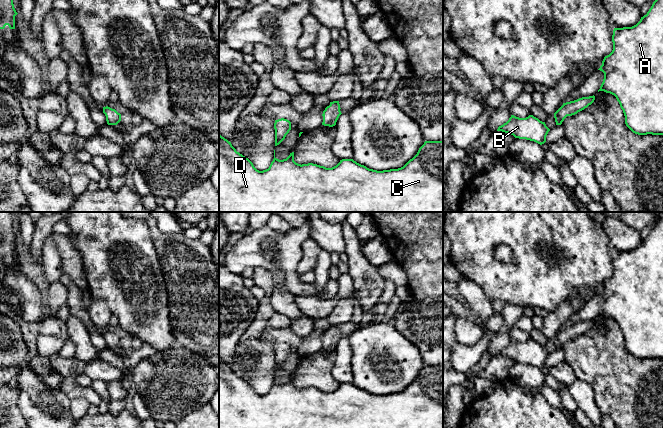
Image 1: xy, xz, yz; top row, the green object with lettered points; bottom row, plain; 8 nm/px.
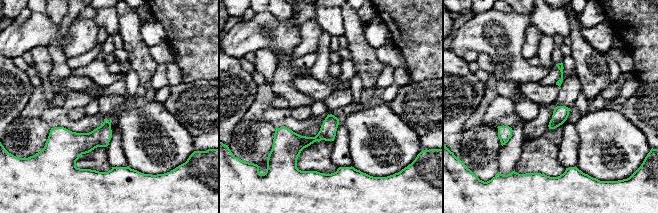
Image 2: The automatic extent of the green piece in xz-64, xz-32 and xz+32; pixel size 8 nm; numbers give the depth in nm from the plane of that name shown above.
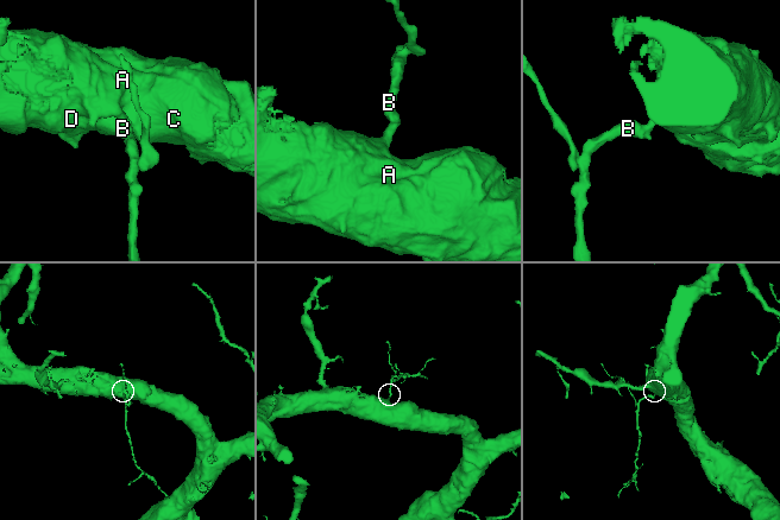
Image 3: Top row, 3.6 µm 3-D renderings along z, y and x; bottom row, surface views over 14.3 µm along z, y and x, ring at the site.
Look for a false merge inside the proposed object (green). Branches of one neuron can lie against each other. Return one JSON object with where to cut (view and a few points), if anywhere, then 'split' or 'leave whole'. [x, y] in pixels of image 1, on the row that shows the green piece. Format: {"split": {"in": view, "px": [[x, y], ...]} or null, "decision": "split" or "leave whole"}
{"split": null, "decision": "leave whole"}

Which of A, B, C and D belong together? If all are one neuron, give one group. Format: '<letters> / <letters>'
A B C D

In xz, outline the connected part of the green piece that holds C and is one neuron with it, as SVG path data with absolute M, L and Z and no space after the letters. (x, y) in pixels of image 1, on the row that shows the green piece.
M219 135L219 212L443 212L443 141L425 141L417 154L398 169L377 171L353 159L342 159L332 168L313 163L301 165L294 161L294 152L286 159L279 160L274 150L274 159L269 168L259 171L248 158L236 151L231 142Z

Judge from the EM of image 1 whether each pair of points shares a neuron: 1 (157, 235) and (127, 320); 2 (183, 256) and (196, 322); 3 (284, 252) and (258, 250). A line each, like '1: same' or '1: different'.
1: different
2: same
3: same

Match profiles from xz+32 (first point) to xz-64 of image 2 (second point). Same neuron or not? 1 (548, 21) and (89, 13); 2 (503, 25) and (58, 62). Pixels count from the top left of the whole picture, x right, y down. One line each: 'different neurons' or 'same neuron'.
1: different neurons
2: different neurons

